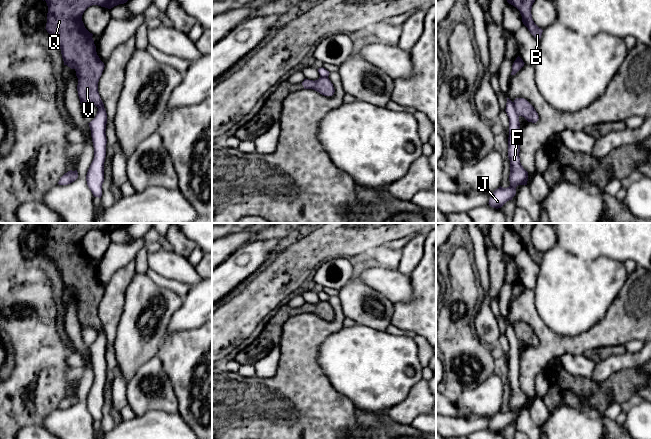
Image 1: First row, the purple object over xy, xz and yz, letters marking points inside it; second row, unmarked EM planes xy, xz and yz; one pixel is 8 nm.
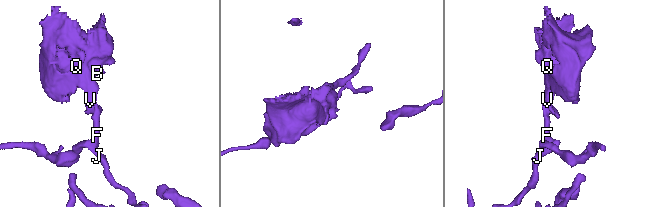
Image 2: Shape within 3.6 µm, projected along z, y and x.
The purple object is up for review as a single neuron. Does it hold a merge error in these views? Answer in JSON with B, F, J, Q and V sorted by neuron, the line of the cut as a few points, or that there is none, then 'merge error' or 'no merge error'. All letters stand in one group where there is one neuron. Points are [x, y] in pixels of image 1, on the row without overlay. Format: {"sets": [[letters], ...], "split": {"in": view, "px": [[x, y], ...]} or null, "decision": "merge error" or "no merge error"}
{"sets": [["B", "Q", "V"], ["F", "J"]], "split": {"in": "yz", "px": [[512, 326], [519, 339]]}, "decision": "merge error"}

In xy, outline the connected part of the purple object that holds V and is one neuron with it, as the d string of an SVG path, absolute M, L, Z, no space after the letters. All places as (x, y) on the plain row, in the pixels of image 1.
M42 223L48 230L46 254L61 273L64 289L76 295L80 327L90 326L104 331L98 316L98 306L104 287L96 276L90 257L84 250L82 239L92 230L108 233L126 227L129 223Z

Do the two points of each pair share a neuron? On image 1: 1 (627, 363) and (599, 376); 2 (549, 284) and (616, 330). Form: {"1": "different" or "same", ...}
{"1": "same", "2": "different"}

